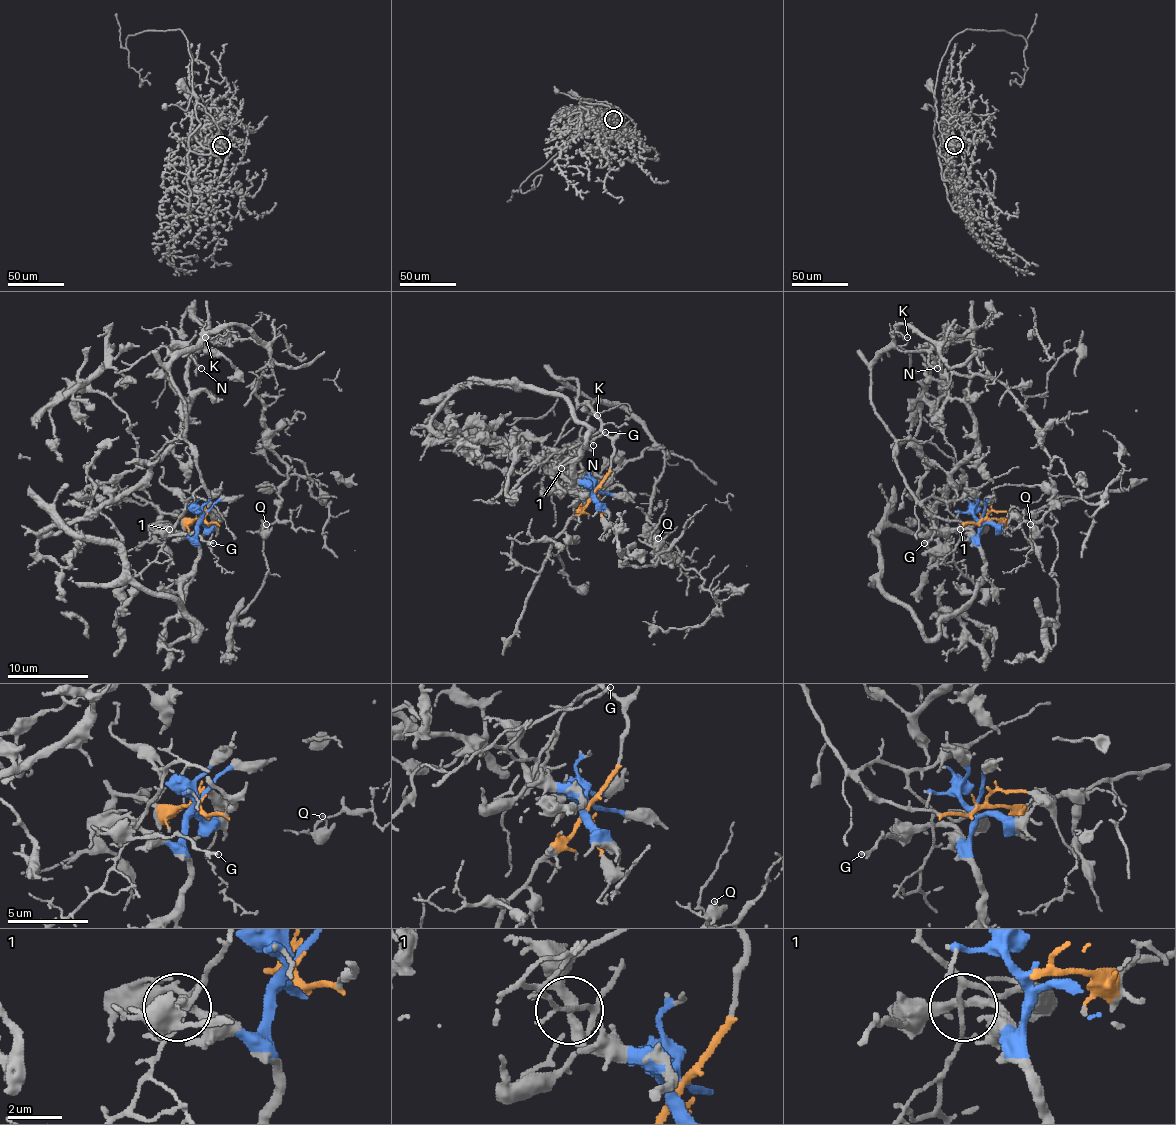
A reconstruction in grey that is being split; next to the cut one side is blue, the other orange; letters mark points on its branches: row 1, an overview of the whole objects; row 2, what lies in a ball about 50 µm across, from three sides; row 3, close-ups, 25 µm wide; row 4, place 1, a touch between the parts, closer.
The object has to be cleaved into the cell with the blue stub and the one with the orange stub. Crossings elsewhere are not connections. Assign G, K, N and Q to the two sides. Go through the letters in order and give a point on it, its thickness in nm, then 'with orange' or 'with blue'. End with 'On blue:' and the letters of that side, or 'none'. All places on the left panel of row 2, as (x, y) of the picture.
G: place (213, 543); calibre 220 nm; with blue
K: place (205, 337); calibre 110 nm; with orange
N: place (201, 368); calibre 120 nm; with orange
Q: place (266, 524); calibre 100 nm; with orange
On blue: G

